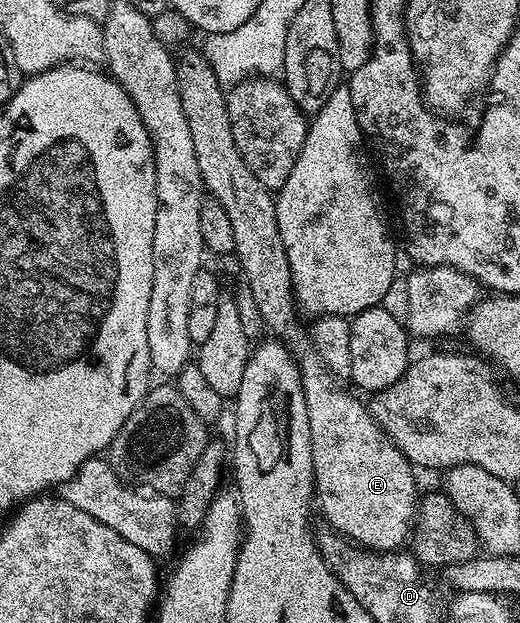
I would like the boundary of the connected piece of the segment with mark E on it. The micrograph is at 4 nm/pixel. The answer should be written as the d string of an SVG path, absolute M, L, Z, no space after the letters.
M184 51L179 54L176 61L176 82L178 83L178 91L182 99L182 111L186 111L186 124L190 126L190 135L194 139L194 156L198 158L198 171L200 178L204 184L207 196L213 201L222 203L223 209L226 211L226 216L230 218L230 223L234 227L234 247L236 252L234 254L235 260L240 260L240 269L244 272L243 284L253 292L254 300L258 305L258 312L262 315L264 320L264 328L273 338L287 339L292 350L292 355L297 367L300 369L300 391L306 397L306 415L308 416L308 447L310 450L310 477L314 482L314 497L320 500L320 509L324 512L324 517L328 520L327 528L340 534L341 537L352 542L353 545L375 551L378 553L390 553L401 548L400 545L409 540L410 534L414 529L414 522L416 520L416 510L418 508L418 492L416 493L416 477L414 474L414 466L404 458L404 452L396 446L394 442L386 435L386 431L382 431L380 424L372 418L371 413L368 412L368 406L362 400L359 401L355 397L355 392L347 393L343 389L341 382L338 378L330 372L320 361L318 354L313 349L313 344L310 340L309 334L306 329L296 322L296 312L298 306L296 304L296 294L292 291L292 272L290 271L290 263L286 255L286 247L282 243L282 235L278 231L278 215L276 214L276 198L266 188L262 187L262 183L258 183L258 179L254 179L254 171L250 171L250 167L246 167L246 163L242 159L242 155L238 151L238 147L234 143L234 135L230 131L230 115L228 114L228 99L226 96L225 88L220 84L220 81L214 75L214 71L210 67L210 63L205 59L203 52L196 51L196 53L188 53Z

